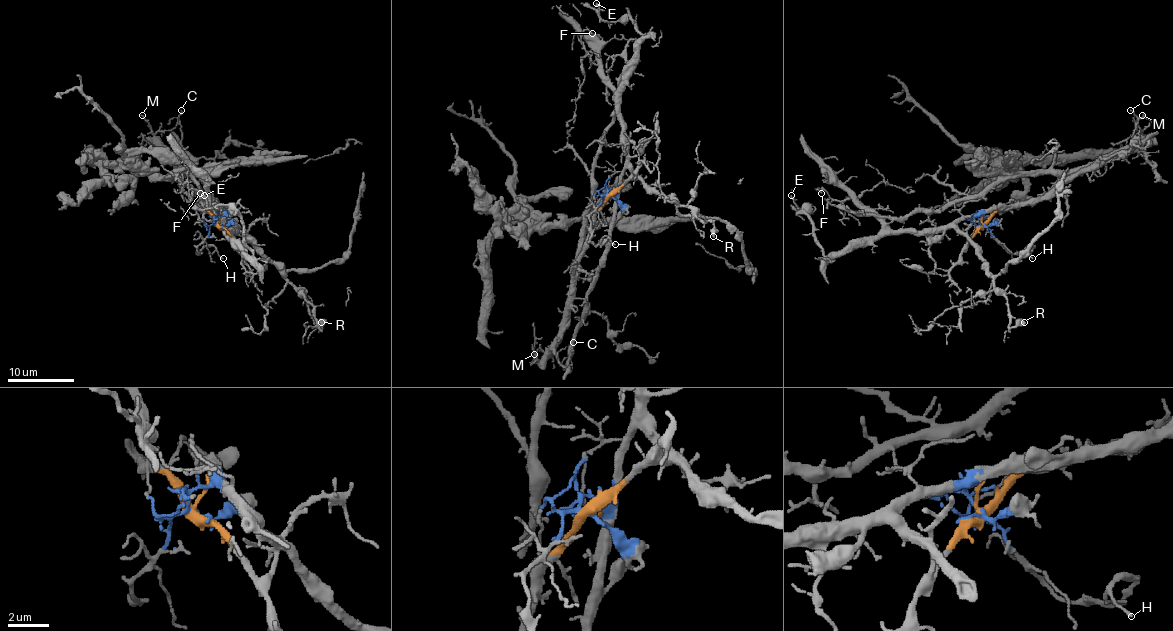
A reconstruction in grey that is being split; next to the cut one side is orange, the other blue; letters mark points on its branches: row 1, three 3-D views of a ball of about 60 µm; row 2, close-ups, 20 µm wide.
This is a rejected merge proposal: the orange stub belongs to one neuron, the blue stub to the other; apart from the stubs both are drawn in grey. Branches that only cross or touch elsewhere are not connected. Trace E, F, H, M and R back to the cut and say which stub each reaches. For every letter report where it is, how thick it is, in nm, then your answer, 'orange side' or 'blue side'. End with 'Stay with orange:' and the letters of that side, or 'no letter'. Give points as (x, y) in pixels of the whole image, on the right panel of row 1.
E: (791, 195) | 130 nm | blue side
F: (821, 193) | 80 nm | blue side
H: (1032, 258) | 120 nm | blue side
M: (1142, 115) | 160 nm | orange side
R: (1024, 322) | 550 nm | blue side
Stay with orange: M

